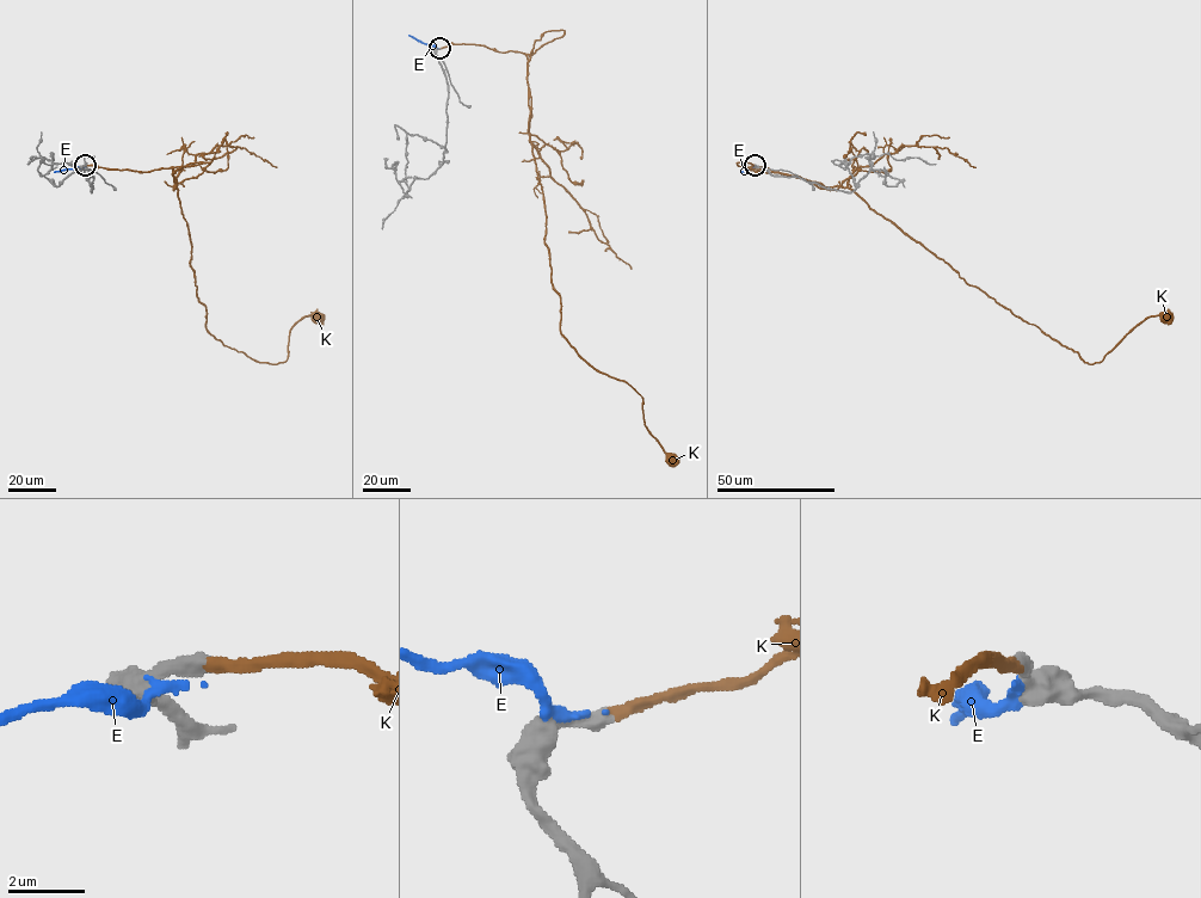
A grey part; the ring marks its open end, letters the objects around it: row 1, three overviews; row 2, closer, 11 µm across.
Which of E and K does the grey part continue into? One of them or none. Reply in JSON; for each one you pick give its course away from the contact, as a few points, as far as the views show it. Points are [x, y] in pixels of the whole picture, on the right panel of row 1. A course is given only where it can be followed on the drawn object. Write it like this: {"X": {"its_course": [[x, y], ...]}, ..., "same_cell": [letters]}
{"K": {"its_course": [[755, 165], [751, 170], [768, 167], [852, 189], [967, 283], [1088, 364], [1100, 363], [1151, 315], [1166, 318]]}, "same_cell": ["K"]}

